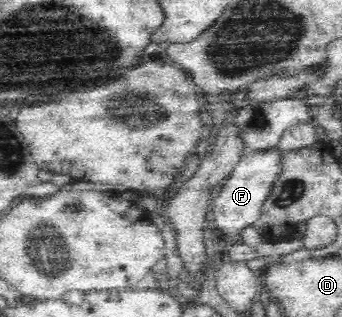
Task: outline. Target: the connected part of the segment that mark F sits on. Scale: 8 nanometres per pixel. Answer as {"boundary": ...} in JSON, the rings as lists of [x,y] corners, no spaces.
{"boundary":[[[271,148],[271,150],[259,150],[245,156],[235,165],[226,182],[216,191],[211,202],[213,217],[210,223],[213,229],[229,243],[240,241],[248,226],[252,226],[256,220],[259,220],[262,204],[280,171],[280,164],[278,164],[280,154],[281,150],[278,148]]]}

